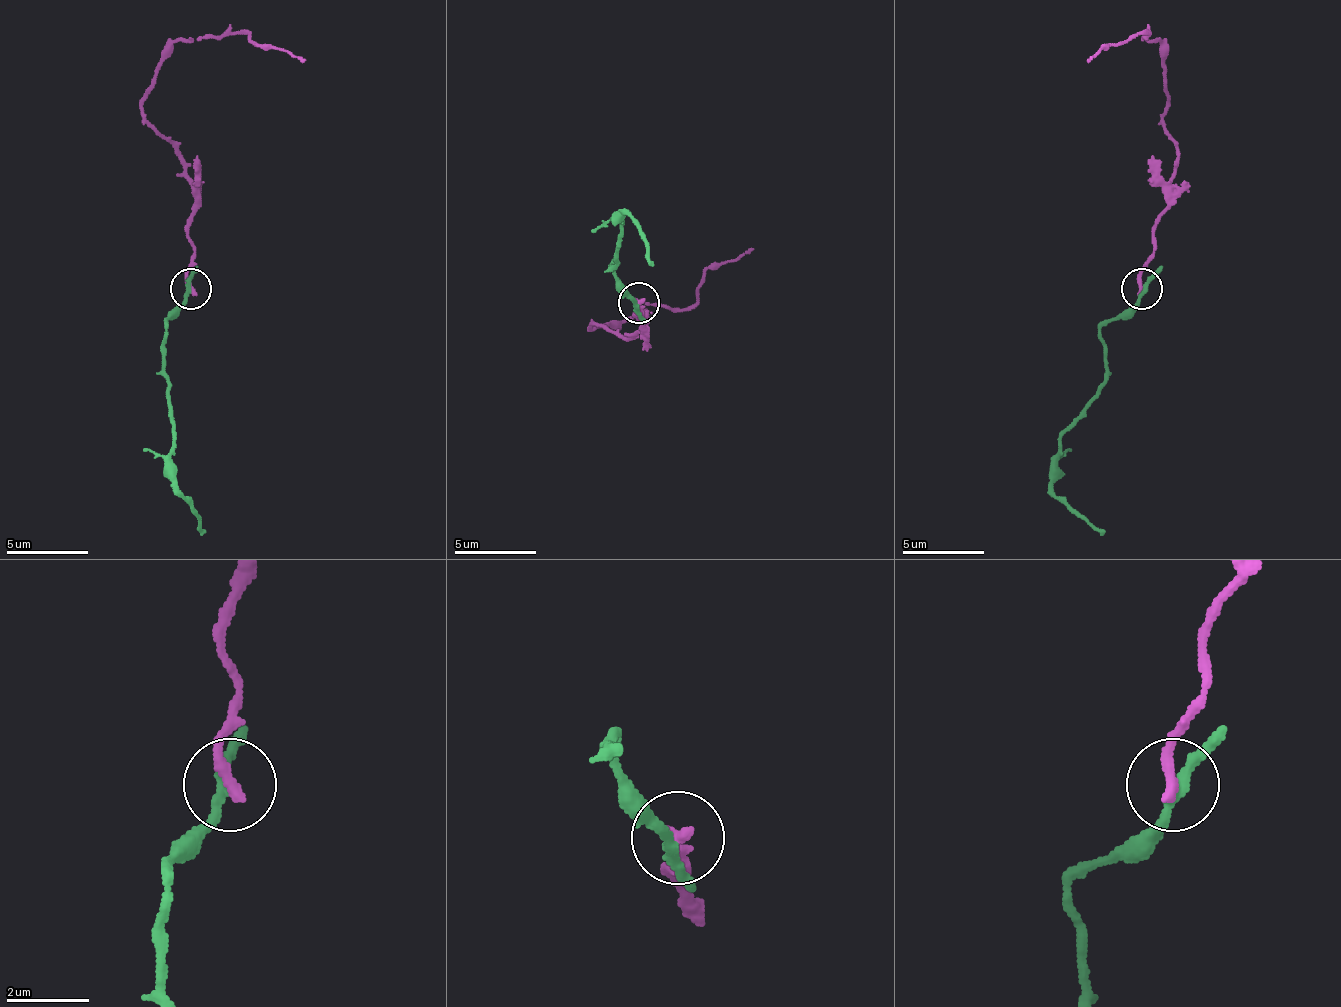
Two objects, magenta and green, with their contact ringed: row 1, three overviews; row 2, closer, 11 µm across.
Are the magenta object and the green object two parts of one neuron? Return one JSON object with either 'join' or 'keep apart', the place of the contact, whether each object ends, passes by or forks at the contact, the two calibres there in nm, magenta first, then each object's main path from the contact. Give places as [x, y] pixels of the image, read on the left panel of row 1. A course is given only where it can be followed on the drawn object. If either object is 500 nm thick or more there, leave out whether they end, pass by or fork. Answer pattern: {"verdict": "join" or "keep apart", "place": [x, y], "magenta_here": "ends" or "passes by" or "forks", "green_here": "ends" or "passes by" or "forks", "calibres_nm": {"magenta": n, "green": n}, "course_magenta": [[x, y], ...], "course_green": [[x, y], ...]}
{"verdict": "keep apart", "place": [191, 289], "magenta_here": "ends", "green_here": "passes by", "calibres_nm": {"magenta": 320, "green": 260}, "course_magenta": [[192, 290], [188, 224], [196, 183], [183, 158], [142, 117], [159, 59], [179, 39], [241, 35], [307, 59]], "course_green": [[188, 290], [167, 331], [167, 388], [171, 458], [179, 491], [200, 520], [200, 537]]}

